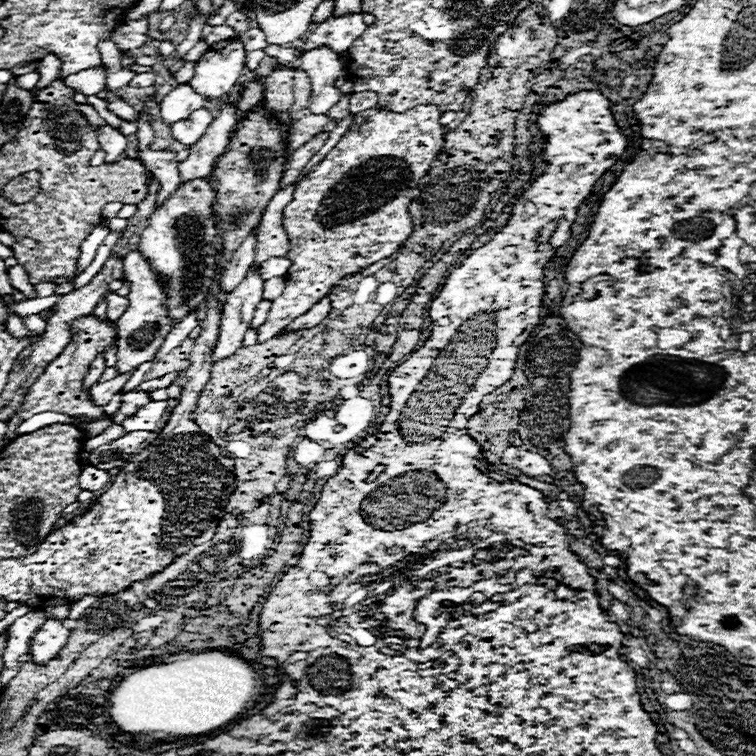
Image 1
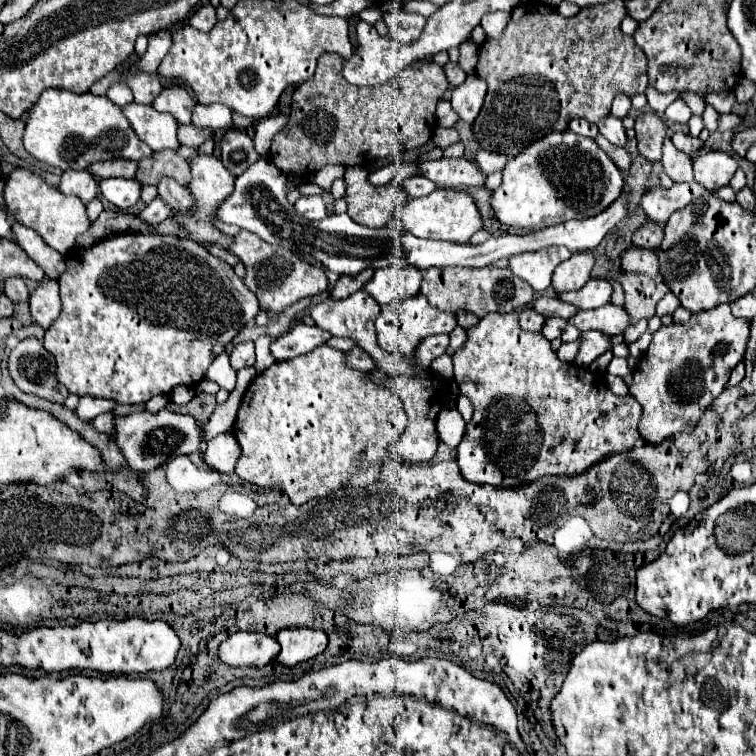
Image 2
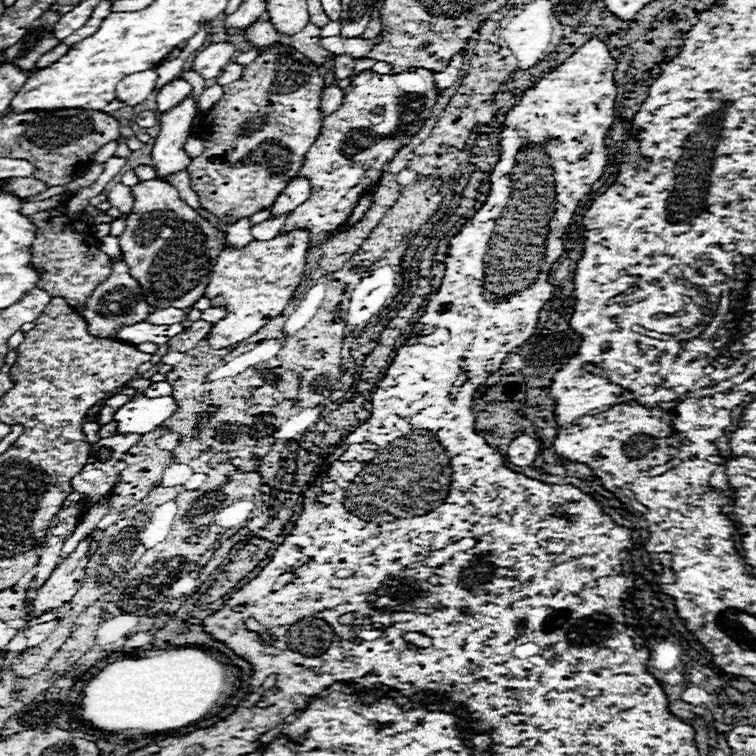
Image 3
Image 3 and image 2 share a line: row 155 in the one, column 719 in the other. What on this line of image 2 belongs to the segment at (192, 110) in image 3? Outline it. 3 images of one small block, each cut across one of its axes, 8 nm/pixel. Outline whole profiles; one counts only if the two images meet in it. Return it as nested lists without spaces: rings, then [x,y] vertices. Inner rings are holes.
[[[708,152],[702,156],[696,156],[692,160],[694,166],[694,178],[698,184],[706,186],[708,190],[716,190],[720,186],[726,186],[734,172],[738,170],[738,162],[728,152]]]

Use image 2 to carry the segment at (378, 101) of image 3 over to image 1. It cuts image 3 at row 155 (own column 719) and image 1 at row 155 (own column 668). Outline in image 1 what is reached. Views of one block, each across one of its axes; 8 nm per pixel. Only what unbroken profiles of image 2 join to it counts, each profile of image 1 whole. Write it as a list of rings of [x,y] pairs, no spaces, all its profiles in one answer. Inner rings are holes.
[[[428,104],[428,106],[416,106],[416,108],[406,110],[406,112],[402,112],[402,114],[392,112],[392,110],[386,110],[386,108],[382,108],[382,106],[368,108],[368,110],[364,110],[364,112],[360,112],[360,114],[354,116],[354,122],[350,124],[350,128],[348,128],[348,132],[342,136],[342,140],[326,154],[326,158],[324,158],[320,164],[312,166],[312,170],[304,176],[304,180],[298,182],[298,186],[296,186],[296,190],[294,190],[294,200],[284,208],[284,228],[286,228],[286,234],[288,234],[288,238],[290,238],[290,246],[296,246],[296,248],[290,248],[290,252],[288,252],[288,258],[290,258],[292,266],[290,266],[290,270],[288,270],[288,274],[286,274],[286,288],[284,288],[282,296],[278,296],[278,298],[272,302],[272,308],[270,308],[270,312],[268,312],[266,322],[258,328],[258,342],[266,342],[268,338],[272,338],[272,336],[276,336],[278,332],[282,332],[292,320],[296,320],[298,316],[302,316],[304,312],[308,312],[322,296],[326,296],[326,294],[336,286],[336,280],[342,280],[342,278],[346,278],[348,274],[356,274],[356,272],[360,272],[362,268],[368,268],[370,264],[374,264],[374,262],[378,262],[378,260],[382,260],[382,258],[386,258],[386,256],[392,256],[392,254],[404,244],[404,240],[410,238],[410,234],[412,234],[412,218],[410,218],[410,214],[408,214],[410,198],[406,196],[406,192],[412,190],[412,188],[416,188],[418,180],[428,174],[432,162],[434,162],[436,156],[440,154],[440,146],[444,144],[444,128],[442,128],[442,124],[438,122],[440,116],[442,116],[442,112],[438,110],[438,106],[432,106],[432,104]]]

